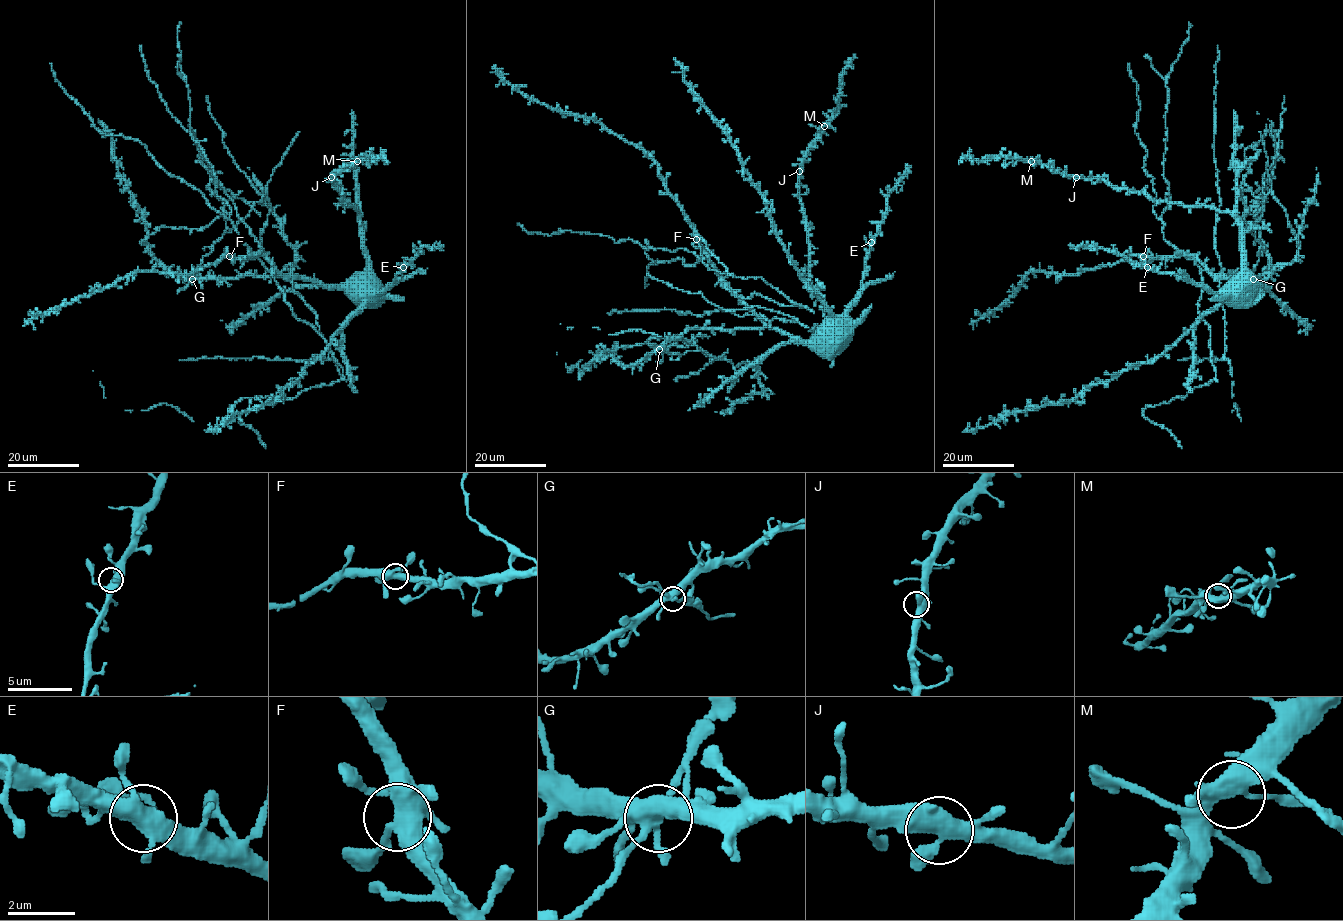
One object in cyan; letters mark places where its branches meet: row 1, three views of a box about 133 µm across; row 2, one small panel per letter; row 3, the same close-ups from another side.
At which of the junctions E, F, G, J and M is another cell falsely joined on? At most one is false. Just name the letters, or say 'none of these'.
G

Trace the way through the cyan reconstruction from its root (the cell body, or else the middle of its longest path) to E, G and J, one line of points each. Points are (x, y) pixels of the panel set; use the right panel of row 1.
E: (1233, 290), (1221, 288), (1210, 292), (1202, 285), (1147, 267)
G: (1233, 290), (1232, 286), (1246, 286), (1233, 276), (1234, 279), (1253, 279)
J: (1233, 290), (1233, 279), (1241, 270), (1241, 230), (1231, 214), (1157, 202), (1101, 179), (1076, 177)

